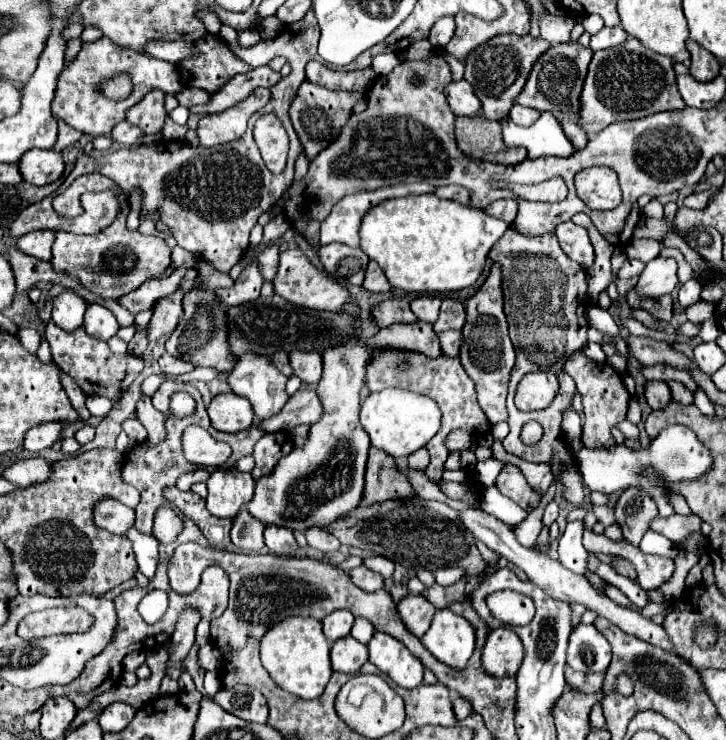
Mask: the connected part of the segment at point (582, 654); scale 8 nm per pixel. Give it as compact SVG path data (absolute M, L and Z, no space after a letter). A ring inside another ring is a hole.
M579 624L569 638L567 666L577 672L601 672L611 662L611 646L607 638L587 624Z

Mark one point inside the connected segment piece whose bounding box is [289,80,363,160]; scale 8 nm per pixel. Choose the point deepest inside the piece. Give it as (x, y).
(318, 114)

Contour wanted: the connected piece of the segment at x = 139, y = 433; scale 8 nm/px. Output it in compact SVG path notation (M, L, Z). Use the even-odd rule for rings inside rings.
M136 417L128 418L123 422L123 432L131 440L135 440L137 444L143 444L147 440L147 430L145 430L143 424Z

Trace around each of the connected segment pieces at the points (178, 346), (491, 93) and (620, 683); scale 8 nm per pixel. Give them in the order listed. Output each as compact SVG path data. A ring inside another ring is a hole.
M191 290L183 300L183 316L179 318L177 328L165 342L165 348L171 356L191 362L193 366L215 368L219 372L229 372L231 364L235 364L233 354L227 348L227 316L225 308L219 308L219 300L215 300L213 290Z
M501 34L495 36L487 42L483 42L481 46L477 46L475 50L471 50L463 64L465 64L465 80L473 86L475 96L481 100L483 104L483 112L489 120L503 120L507 116L507 112L513 106L513 98L523 90L527 76L533 68L535 58L539 58L547 48L551 48L551 42L539 38L531 38L527 36L511 36L511 34Z
M619 674L617 682L615 682L615 690L617 690L617 694L621 694L621 696L629 696L629 694L633 692L633 682L631 682L631 678L629 678L627 674L625 674L625 676Z

